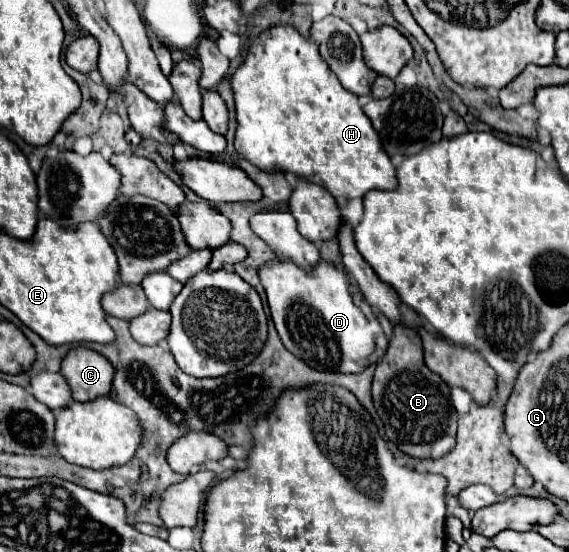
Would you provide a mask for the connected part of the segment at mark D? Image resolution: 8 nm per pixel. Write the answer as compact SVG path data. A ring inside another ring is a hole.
M283 260L279 264L269 264L259 270L261 284L267 292L267 302L271 308L271 316L275 322L275 328L281 336L281 342L285 348L295 354L299 360L303 360L309 368L319 372L341 372L341 374L359 374L373 362L381 360L381 356L387 352L387 338L383 336L383 330L377 322L377 316L371 312L371 308L359 308L363 298L359 294L359 288L355 282L335 266L321 260L319 268L313 270L313 274L307 274L305 270L297 270L295 264Z

